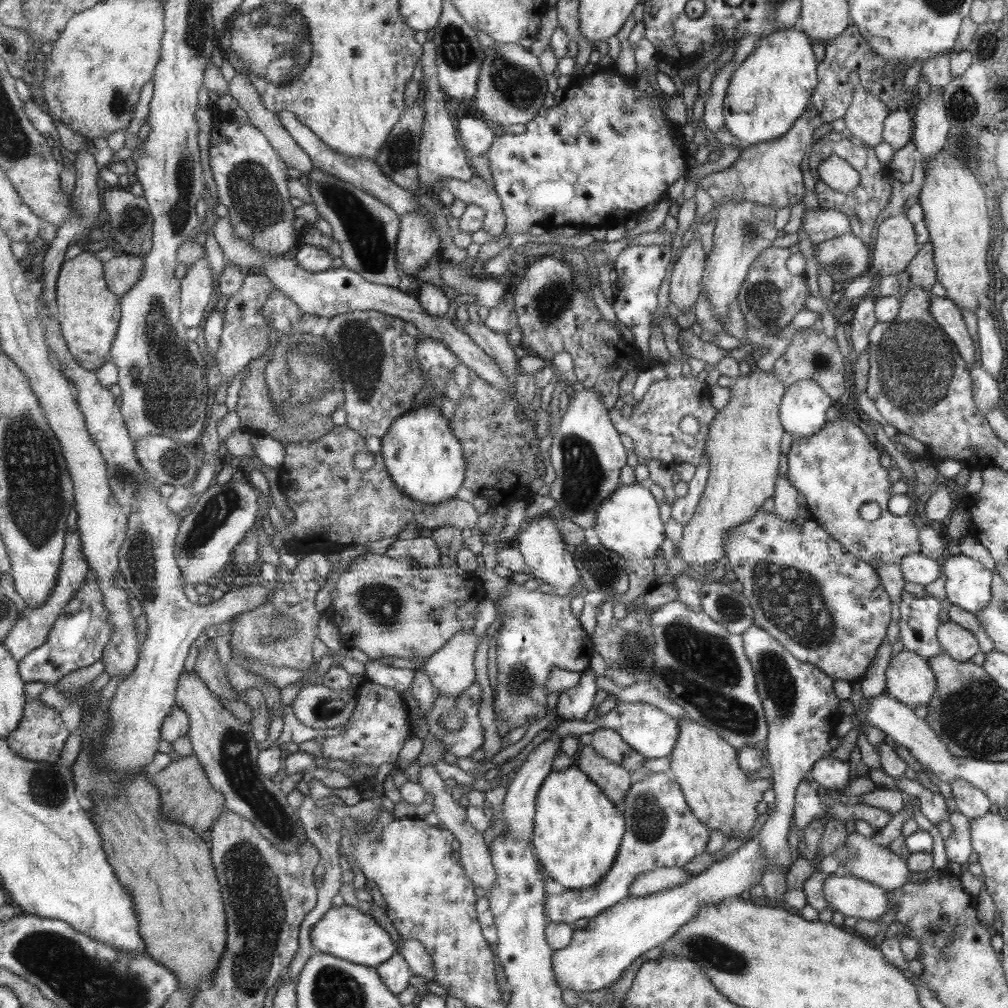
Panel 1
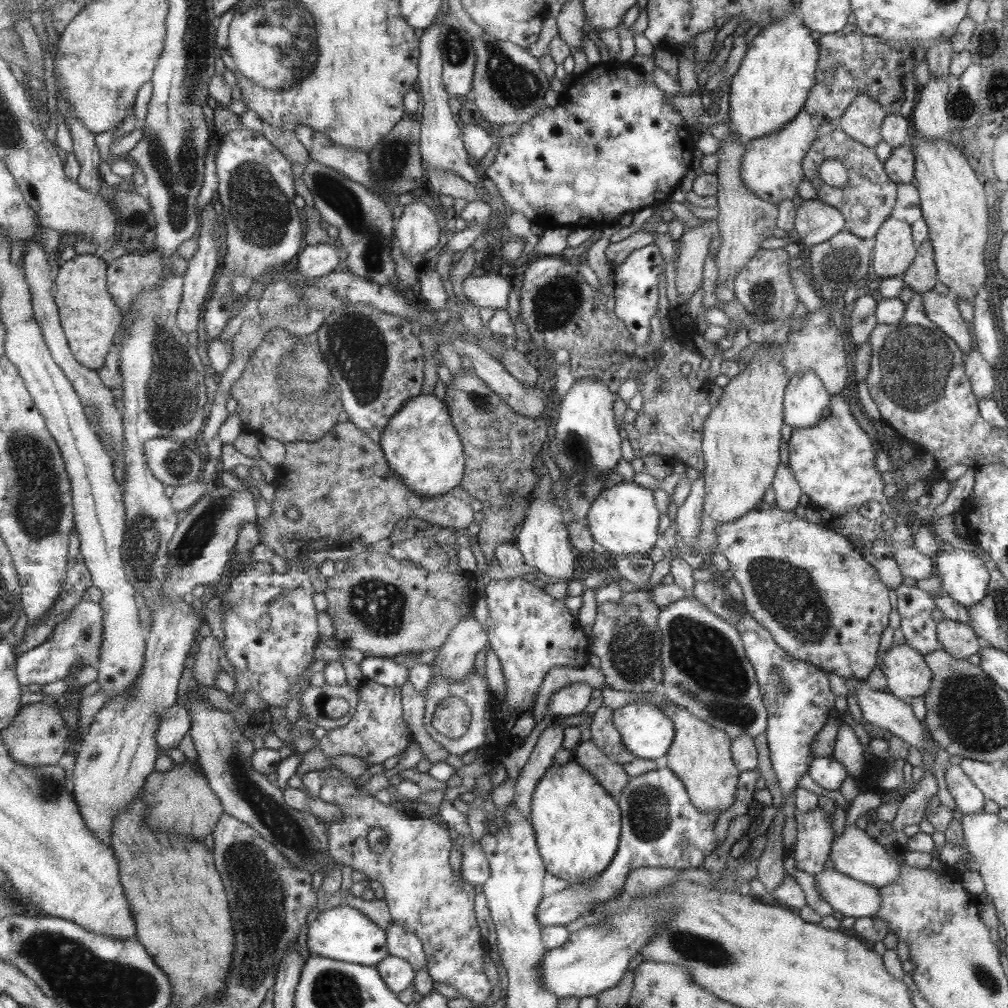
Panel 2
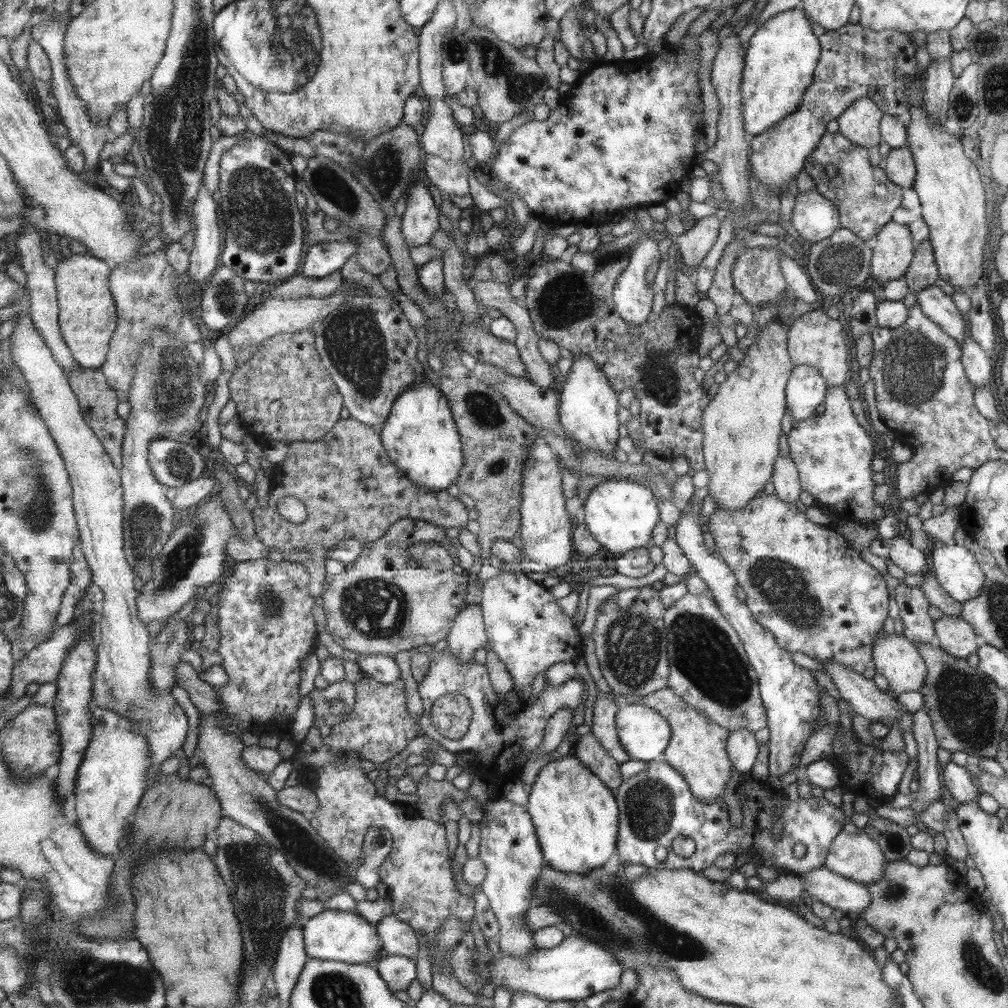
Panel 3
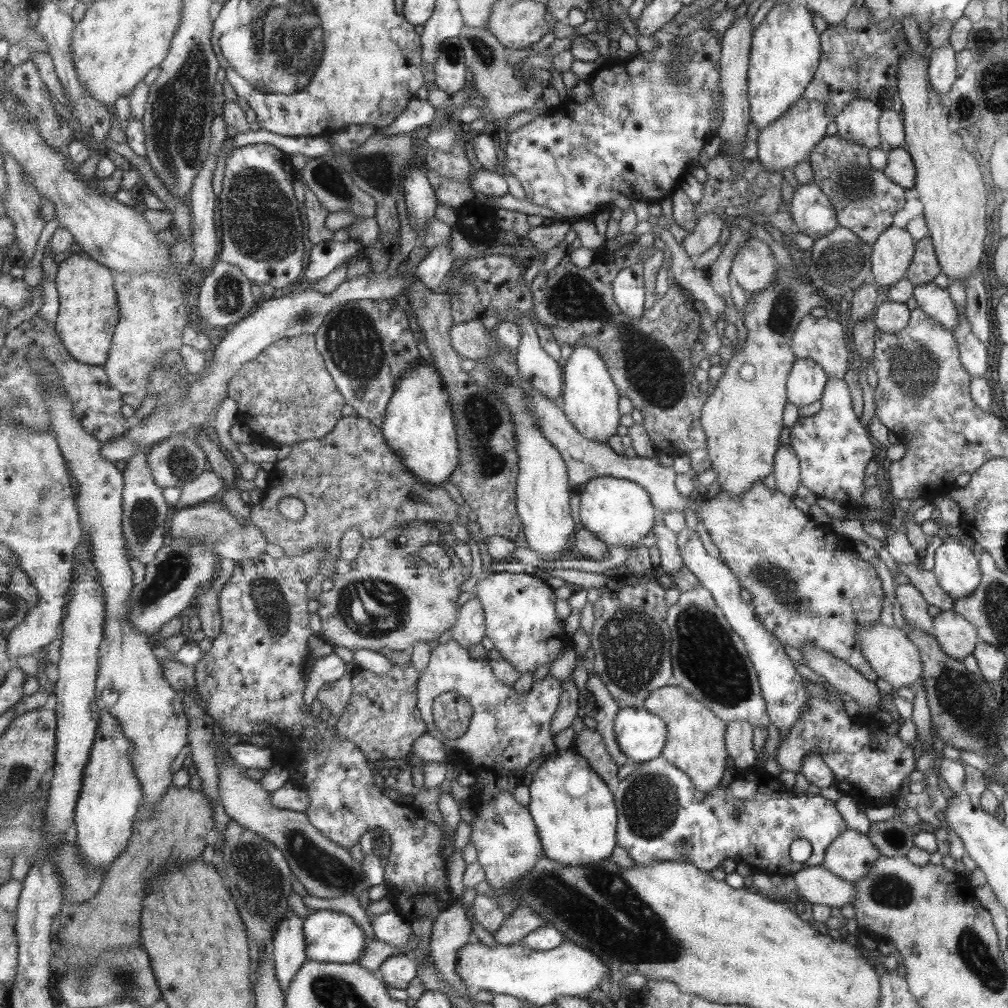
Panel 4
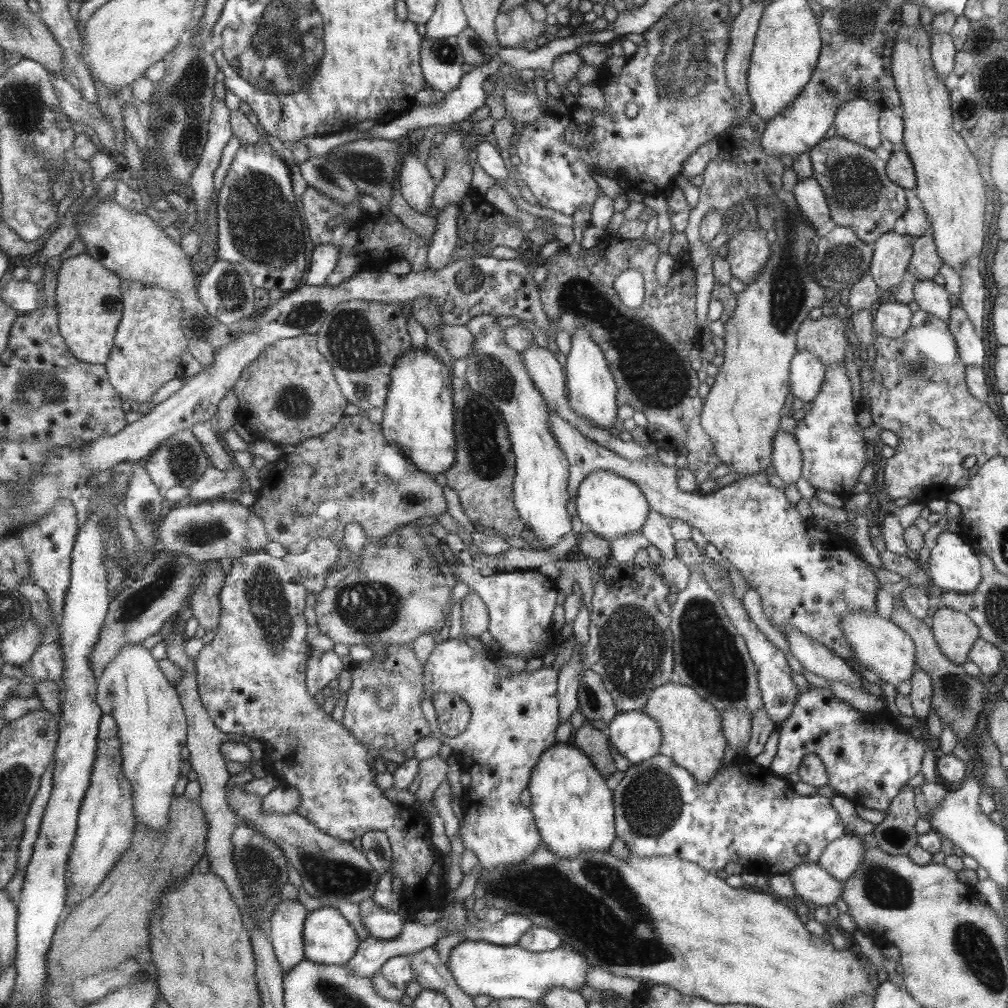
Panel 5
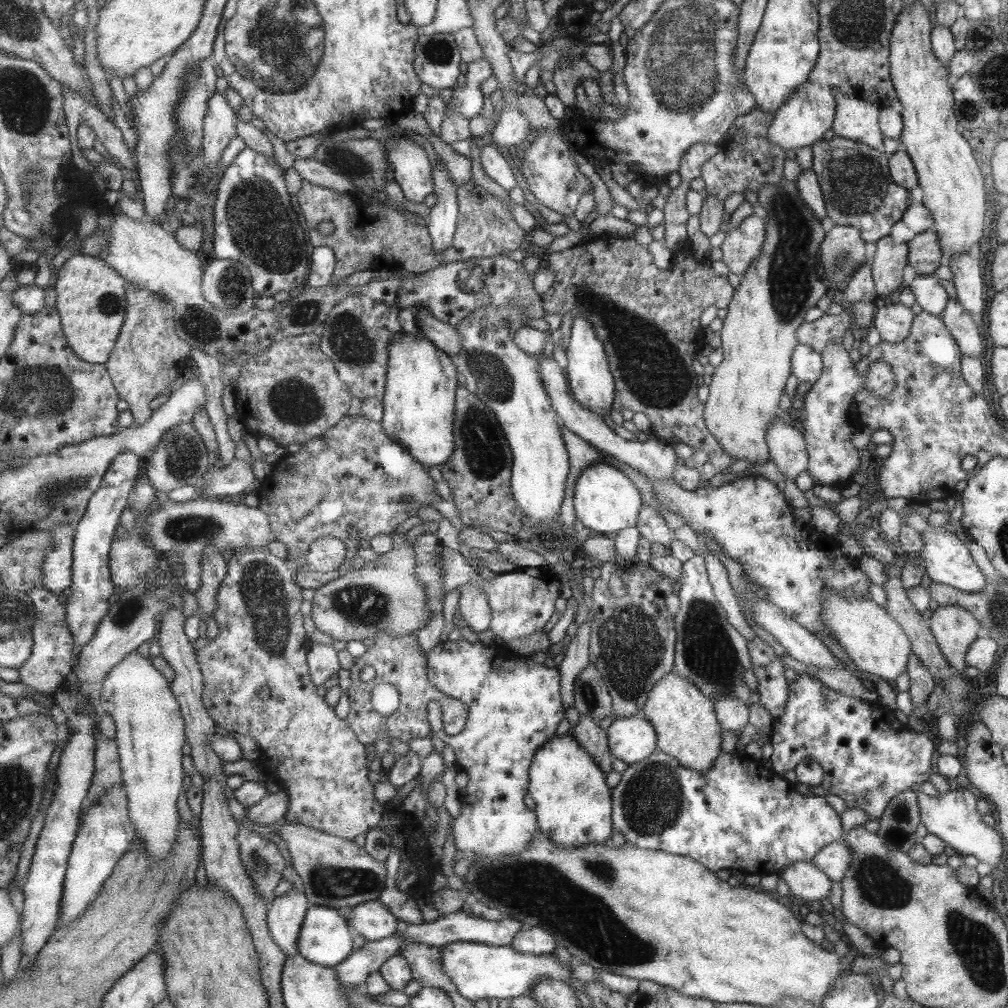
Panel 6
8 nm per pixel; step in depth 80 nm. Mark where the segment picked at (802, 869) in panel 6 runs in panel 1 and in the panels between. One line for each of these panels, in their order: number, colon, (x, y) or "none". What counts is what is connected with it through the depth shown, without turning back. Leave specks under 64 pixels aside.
1: (852, 897)
2: (852, 898)
3: (837, 892)
4: (814, 885)
5: (810, 882)

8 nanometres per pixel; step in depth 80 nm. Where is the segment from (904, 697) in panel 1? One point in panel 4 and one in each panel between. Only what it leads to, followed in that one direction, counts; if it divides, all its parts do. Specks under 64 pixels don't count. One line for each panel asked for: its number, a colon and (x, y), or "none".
2: (907, 675)
3: (897, 659)
4: (890, 652)

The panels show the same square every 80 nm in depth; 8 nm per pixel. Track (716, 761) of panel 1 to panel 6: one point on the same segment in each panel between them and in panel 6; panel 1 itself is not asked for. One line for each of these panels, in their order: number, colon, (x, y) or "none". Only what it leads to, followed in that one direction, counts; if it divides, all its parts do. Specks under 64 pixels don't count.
2: (700, 755)
3: (697, 747)
4: (695, 738)
5: (691, 735)
6: (683, 720)

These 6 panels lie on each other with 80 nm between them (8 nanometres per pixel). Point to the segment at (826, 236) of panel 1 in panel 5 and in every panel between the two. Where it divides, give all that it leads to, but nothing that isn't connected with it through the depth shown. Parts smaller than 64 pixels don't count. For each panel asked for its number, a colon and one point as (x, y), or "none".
2: (814, 221)
3: (814, 217)
4: (812, 214)
5: (810, 199)

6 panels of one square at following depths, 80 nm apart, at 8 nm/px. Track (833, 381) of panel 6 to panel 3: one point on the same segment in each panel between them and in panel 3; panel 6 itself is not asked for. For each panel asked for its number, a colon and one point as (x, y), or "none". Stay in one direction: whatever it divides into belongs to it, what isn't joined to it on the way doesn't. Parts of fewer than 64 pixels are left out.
3: (832, 453)
4: (832, 449)
5: (829, 440)

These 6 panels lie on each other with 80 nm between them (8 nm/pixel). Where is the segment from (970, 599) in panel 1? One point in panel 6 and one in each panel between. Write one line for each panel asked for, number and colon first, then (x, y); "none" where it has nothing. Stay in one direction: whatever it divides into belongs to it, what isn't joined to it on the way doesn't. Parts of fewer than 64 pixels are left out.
2: (963, 577)
3: (955, 568)
4: (955, 567)
5: (952, 565)
6: (946, 559)

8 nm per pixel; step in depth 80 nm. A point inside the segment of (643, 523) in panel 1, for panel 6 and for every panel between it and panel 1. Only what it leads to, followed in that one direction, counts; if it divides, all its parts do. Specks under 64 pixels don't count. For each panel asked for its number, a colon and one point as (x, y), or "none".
2: (623, 519)
3: (619, 514)
4: (617, 511)
5: (609, 505)
6: (605, 501)

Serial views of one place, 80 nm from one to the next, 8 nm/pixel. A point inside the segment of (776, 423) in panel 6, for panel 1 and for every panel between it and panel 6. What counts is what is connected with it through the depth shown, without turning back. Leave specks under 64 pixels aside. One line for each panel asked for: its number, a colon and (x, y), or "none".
1: (785, 495)
2: (786, 490)
3: (785, 474)
4: (786, 471)
5: (787, 462)

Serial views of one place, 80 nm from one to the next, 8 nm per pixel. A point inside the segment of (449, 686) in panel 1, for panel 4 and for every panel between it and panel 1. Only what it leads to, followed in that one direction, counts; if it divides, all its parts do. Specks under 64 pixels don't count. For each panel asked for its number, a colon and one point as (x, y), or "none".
2: (454, 660)
3: (467, 634)
4: (469, 628)

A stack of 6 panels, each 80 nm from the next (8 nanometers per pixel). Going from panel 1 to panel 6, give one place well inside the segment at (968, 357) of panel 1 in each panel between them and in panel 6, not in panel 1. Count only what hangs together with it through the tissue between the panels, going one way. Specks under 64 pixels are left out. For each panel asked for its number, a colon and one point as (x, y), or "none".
2: (938, 307)
3: (933, 303)
4: (932, 300)
5: (932, 298)
6: (928, 294)

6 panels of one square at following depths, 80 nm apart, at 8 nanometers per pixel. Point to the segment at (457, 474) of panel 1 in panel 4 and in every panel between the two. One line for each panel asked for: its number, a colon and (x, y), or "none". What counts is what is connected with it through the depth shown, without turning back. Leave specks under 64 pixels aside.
2: (420, 443)
3: (419, 435)
4: (418, 426)

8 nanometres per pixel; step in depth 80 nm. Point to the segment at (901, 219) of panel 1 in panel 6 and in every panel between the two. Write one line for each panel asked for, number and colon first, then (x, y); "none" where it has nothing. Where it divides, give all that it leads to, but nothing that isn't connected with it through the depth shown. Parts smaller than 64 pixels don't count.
2: (893, 249)
3: (892, 249)
4: (891, 253)
5: (891, 251)
6: (888, 257)

